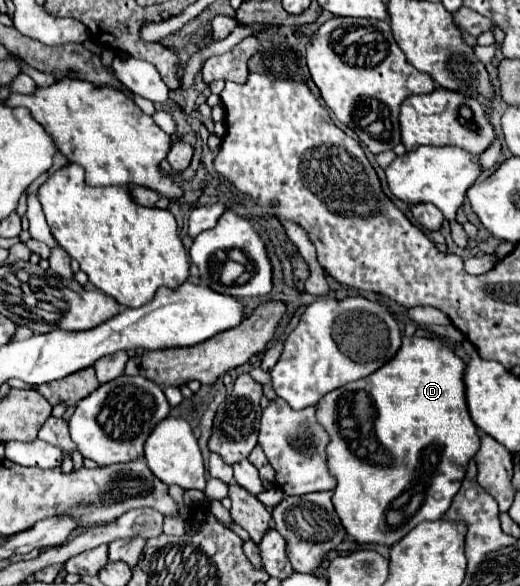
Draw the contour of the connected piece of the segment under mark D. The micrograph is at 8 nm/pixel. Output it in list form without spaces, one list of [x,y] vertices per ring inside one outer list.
[[[403,336],[397,354],[371,376],[327,392],[317,402],[317,422],[329,434],[327,468],[337,478],[333,504],[347,534],[357,542],[393,546],[423,520],[439,520],[461,488],[465,468],[479,448],[479,430],[463,400],[465,362],[439,338]]]

